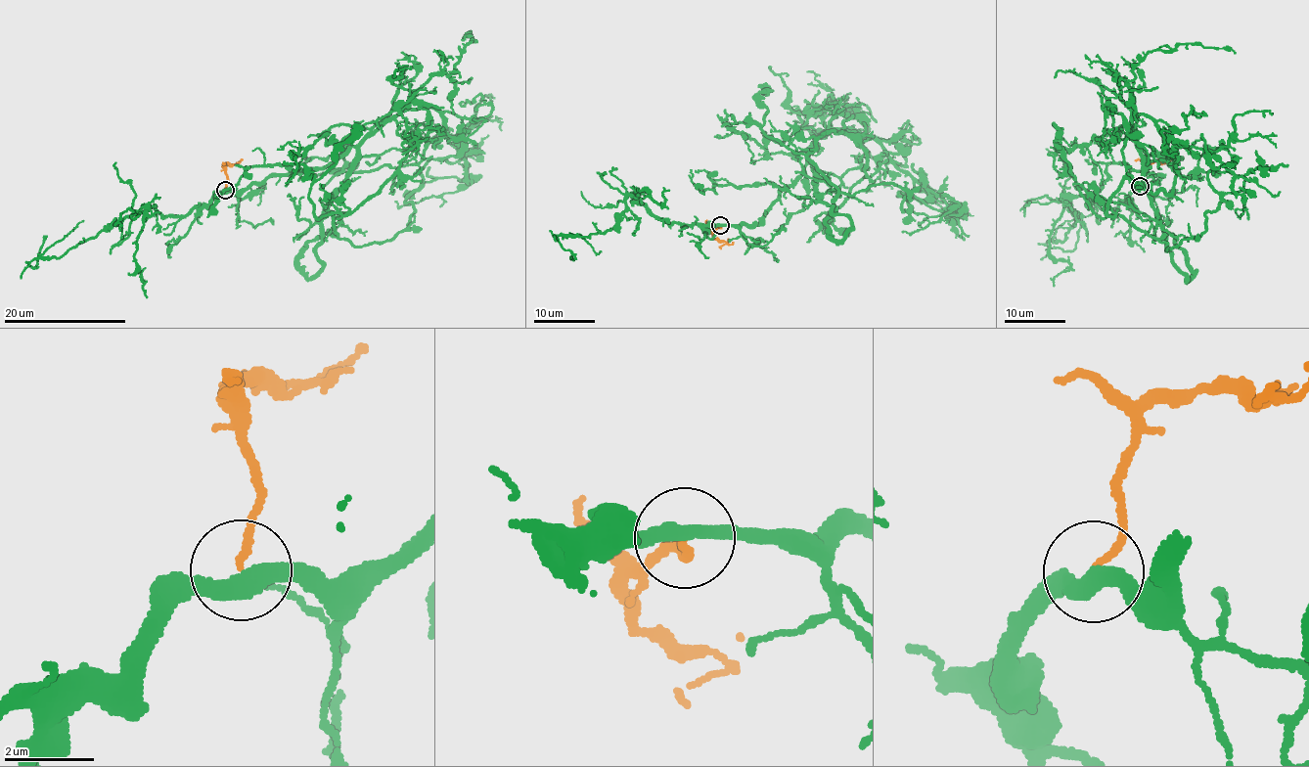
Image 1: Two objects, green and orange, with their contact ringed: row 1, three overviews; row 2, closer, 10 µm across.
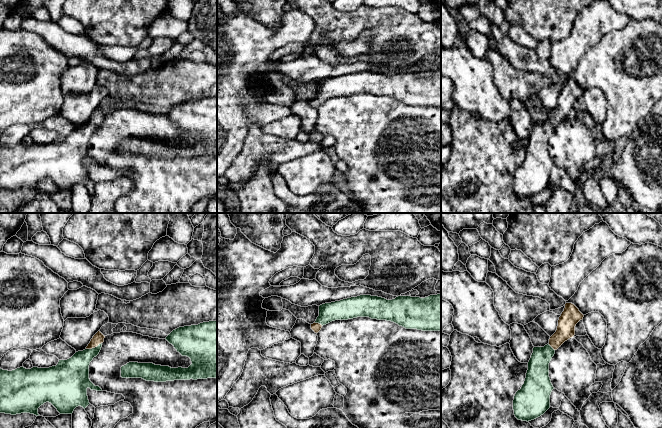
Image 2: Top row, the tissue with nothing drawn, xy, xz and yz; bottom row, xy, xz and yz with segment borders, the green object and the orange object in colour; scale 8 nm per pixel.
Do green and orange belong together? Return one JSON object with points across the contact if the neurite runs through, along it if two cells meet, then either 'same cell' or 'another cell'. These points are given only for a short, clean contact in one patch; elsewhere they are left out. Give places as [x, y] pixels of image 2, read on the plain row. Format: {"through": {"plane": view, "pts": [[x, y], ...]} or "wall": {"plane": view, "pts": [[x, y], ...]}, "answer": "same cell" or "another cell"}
{"through": {"plane": "xy", "pts": [[74, 148], [78, 140], [93, 124], [98, 114]]}, "answer": "same cell"}

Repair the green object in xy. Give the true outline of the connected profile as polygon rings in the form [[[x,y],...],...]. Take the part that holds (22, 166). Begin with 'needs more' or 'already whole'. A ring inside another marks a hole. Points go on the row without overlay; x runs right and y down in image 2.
needs more; [[[98,107],[85,126],[76,128],[67,136],[59,136],[56,142],[31,145],[22,142],[12,147],[0,145],[0,189],[30,189],[39,192],[38,184],[46,178],[51,179],[60,190],[72,190],[78,182],[85,185],[90,180],[87,165],[102,167],[90,157],[89,141],[99,130],[104,114]]]

